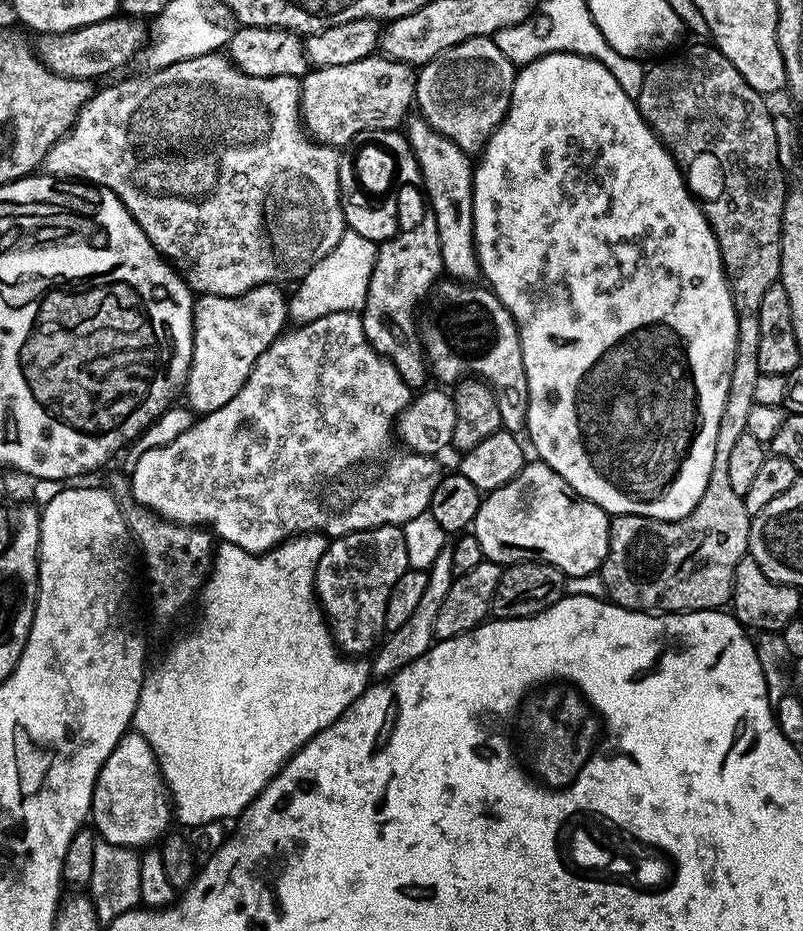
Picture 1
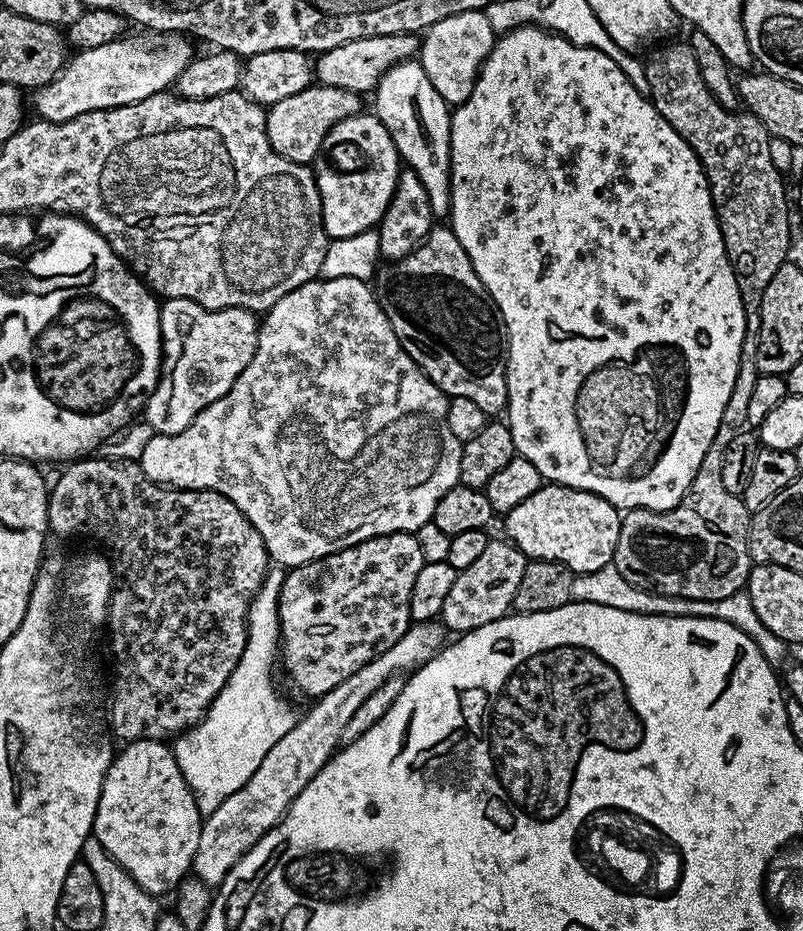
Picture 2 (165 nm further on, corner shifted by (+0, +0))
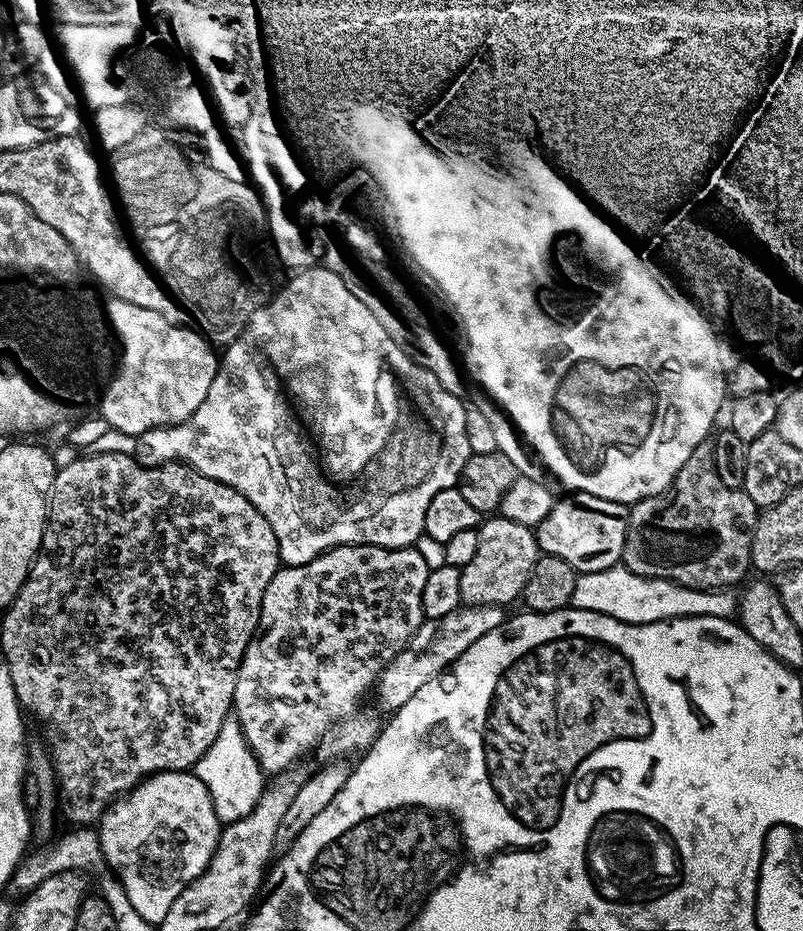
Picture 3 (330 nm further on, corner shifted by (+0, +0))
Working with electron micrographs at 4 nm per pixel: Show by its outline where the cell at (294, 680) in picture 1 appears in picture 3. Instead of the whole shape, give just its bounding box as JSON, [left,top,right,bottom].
[194,718,266,825]

